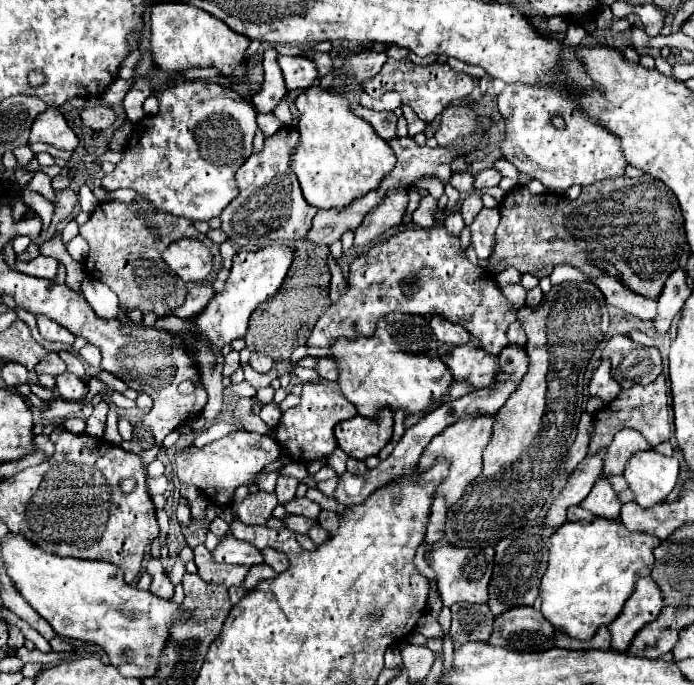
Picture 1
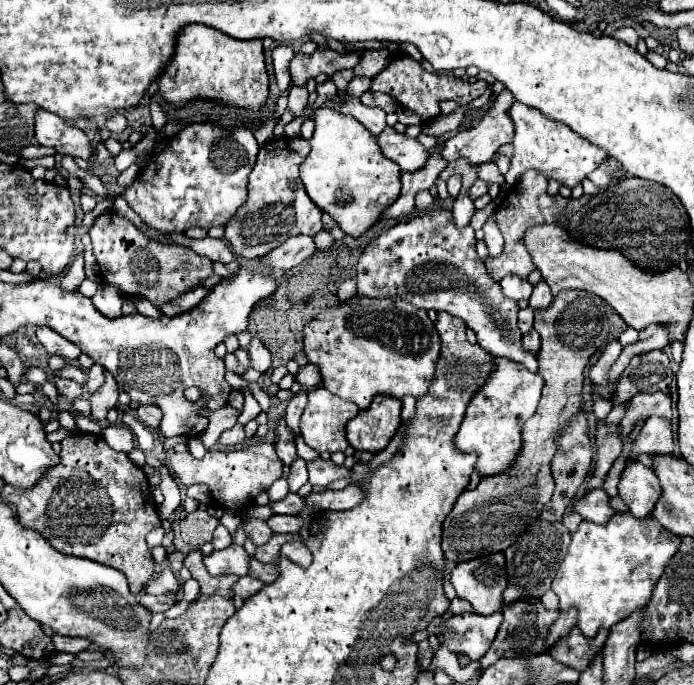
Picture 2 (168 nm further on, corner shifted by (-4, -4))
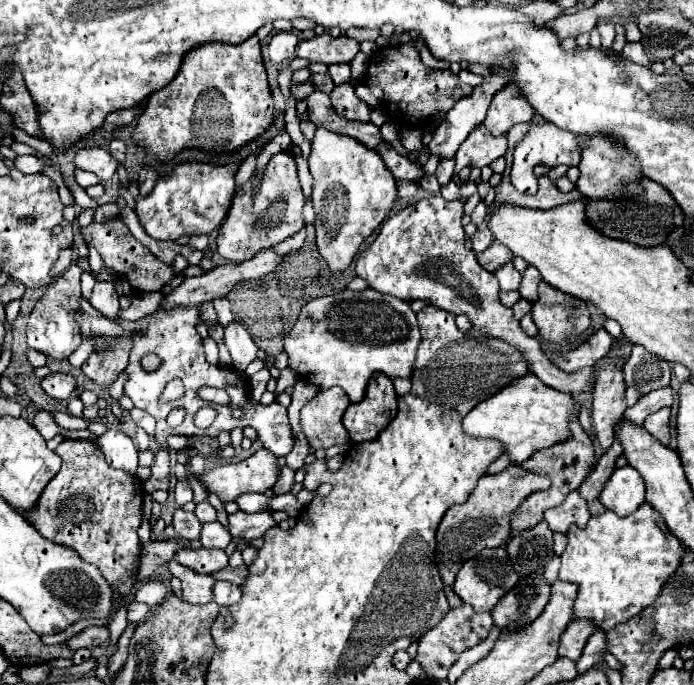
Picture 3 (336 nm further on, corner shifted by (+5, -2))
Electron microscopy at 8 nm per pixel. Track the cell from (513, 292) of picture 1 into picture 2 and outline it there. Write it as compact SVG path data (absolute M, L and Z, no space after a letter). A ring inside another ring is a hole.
M506 276L504 280L500 280L502 292L504 296L512 298L512 300L528 300L532 294L532 286L528 280L522 280L518 276Z

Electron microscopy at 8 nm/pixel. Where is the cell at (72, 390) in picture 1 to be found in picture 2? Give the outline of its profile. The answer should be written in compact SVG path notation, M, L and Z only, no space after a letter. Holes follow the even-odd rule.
M54 378L54 384L56 384L56 388L58 388L58 392L64 396L64 398L68 398L68 400L76 400L76 398L80 398L82 396L82 386L80 384L76 384L74 380L66 380L66 378Z

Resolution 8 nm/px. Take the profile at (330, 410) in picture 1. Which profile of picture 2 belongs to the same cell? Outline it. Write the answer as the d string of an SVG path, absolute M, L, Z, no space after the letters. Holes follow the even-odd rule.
M312 388L308 390L308 404L300 418L300 434L304 442L316 452L344 452L348 448L344 426L356 414L358 414L356 404L330 394L326 388Z

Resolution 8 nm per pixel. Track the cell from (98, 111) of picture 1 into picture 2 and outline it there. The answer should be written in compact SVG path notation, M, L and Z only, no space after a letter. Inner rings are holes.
M114 114L114 116L110 116L110 118L106 120L106 128L108 128L112 134L120 134L126 126L128 126L128 122L126 122L126 118L124 118L122 114Z

